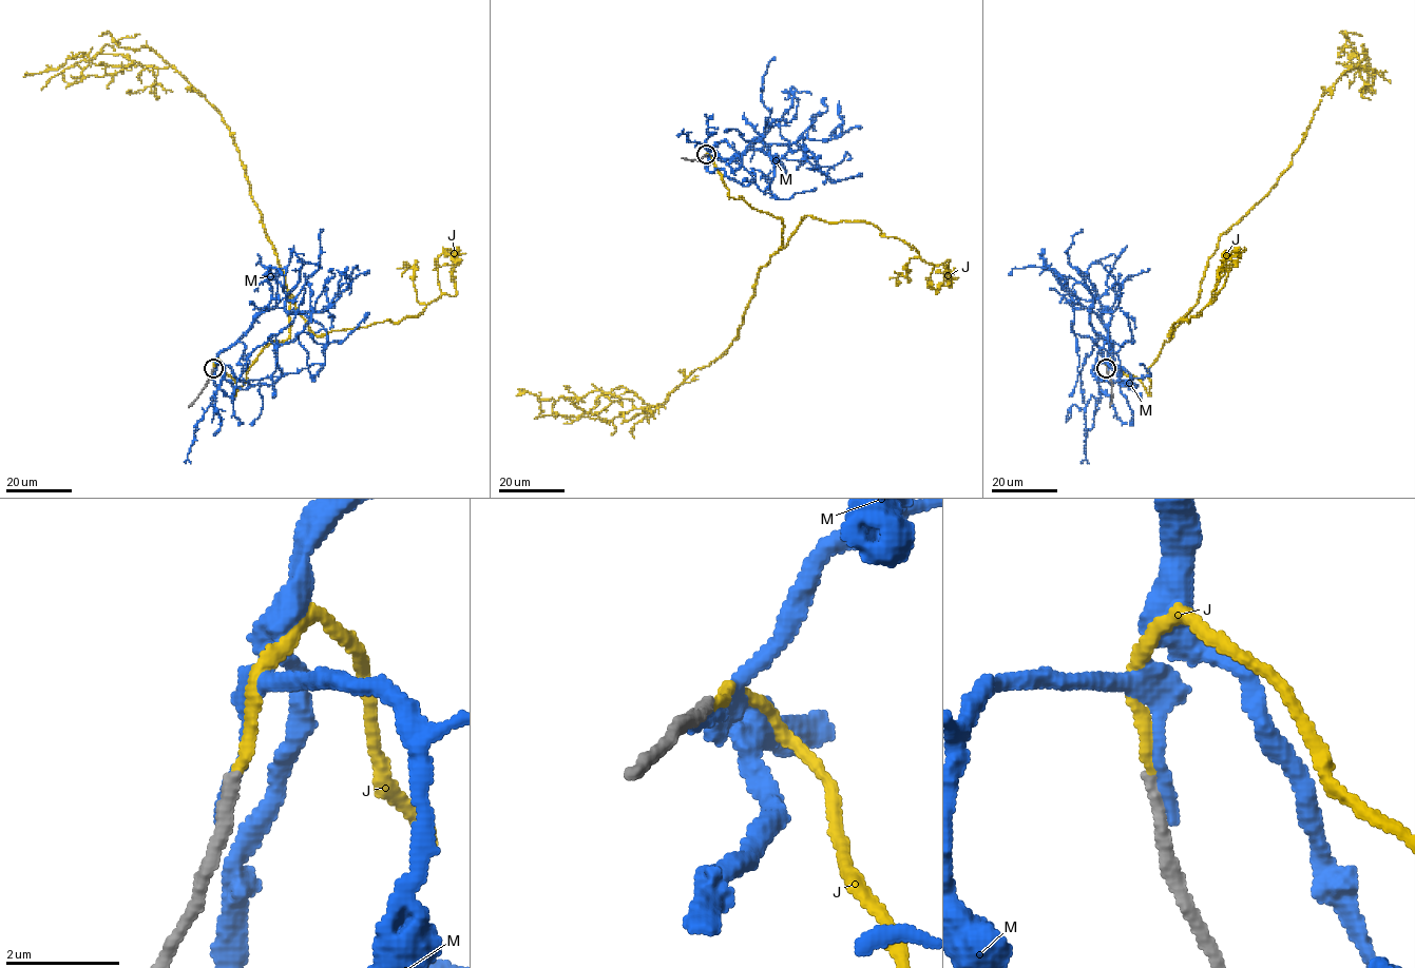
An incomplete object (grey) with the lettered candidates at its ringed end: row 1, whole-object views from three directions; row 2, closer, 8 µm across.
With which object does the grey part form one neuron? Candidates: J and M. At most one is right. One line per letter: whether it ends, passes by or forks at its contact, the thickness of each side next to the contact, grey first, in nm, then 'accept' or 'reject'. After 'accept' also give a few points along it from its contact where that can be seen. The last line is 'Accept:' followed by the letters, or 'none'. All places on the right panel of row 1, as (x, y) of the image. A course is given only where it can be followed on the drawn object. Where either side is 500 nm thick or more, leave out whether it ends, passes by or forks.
J: it ends; calibres 240 and 190 nm; accept; course (1107, 367), (1149, 394), (1219, 236), (1291, 163), (1321, 96), (1360, 65), (1351, 55), (1346, 76)
M: it ends; calibres 280 and 240 nm; reject
Accept: J

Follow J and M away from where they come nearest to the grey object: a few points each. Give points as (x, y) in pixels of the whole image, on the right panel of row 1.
J: (1107, 367), (1149, 394), (1219, 236), (1291, 163), (1321, 96), (1360, 65), (1351, 55), (1346, 76)
M: (1107, 369), (1097, 363), (1091, 373), (1129, 383), (1095, 344), (1090, 290), (1052, 272)

